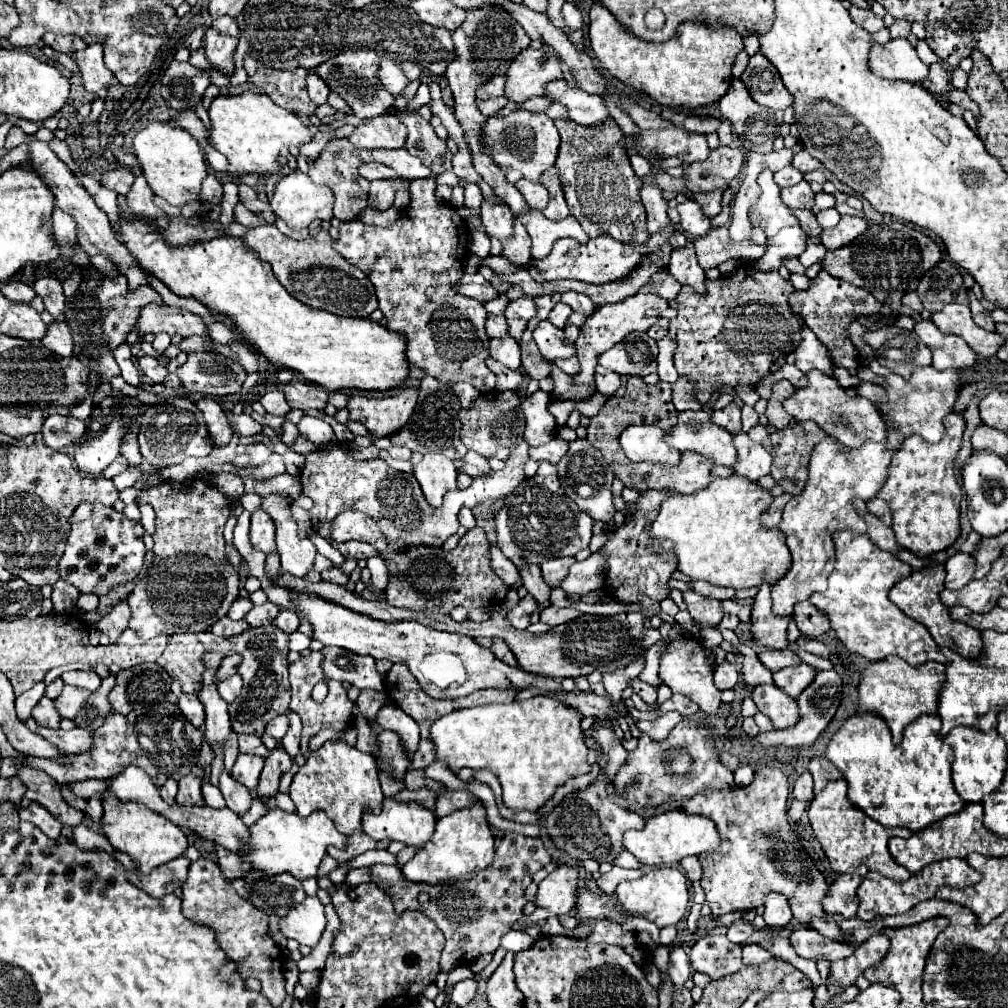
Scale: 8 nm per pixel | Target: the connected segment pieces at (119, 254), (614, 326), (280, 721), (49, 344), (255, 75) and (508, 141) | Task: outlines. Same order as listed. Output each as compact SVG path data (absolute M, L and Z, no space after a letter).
M33 140L33 142L29 142L29 148L31 148L31 154L33 154L31 166L35 166L39 176L53 190L53 194L57 198L57 208L61 208L65 214L69 214L77 222L77 242L79 242L79 246L89 256L97 256L97 254L107 256L117 266L117 270L127 276L129 290L137 290L141 286L149 286L149 274L137 264L137 260L129 254L129 250L115 238L113 228L109 226L107 214L101 208L97 208L97 204L93 202L91 194L81 186L81 182L75 178L75 174L55 156L55 152L49 148L49 144Z
M635 294L623 302L617 304L605 304L601 308L595 310L595 314L591 318L587 318L587 322L581 326L581 334L575 342L577 346L577 358L581 362L581 372L575 374L575 382L585 384L585 386L595 386L593 374L595 374L595 366L597 366L597 358L599 354L603 354L605 350L609 350L611 346L615 346L617 342L621 342L627 334L631 332L647 332L647 328L657 322L657 316L647 316L647 308L655 308L655 310L667 310L667 300L655 296L655 294Z
M281 714L281 716L275 716L275 718L267 724L267 730L265 730L265 732L269 732L271 736L275 736L277 740L281 740L281 738L285 736L287 728L289 728L289 720L287 720L285 714Z
M53 322L47 326L47 334L43 336L43 346L59 356L73 356L73 340L65 322Z
M243 58L243 66L249 74L249 82L257 84L277 106L301 116L309 116L317 110L317 106L307 96L305 68L273 70L261 62L255 62L253 58Z
M527 110L511 112L505 118L489 118L485 126L485 144L493 160L501 168L521 170L531 182L539 182L541 174L555 164L559 148L559 132L545 114L531 114Z

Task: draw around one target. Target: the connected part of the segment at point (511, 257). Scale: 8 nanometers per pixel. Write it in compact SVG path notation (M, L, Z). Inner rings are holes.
M515 218L513 222L513 236L503 242L503 250L501 256L507 258L511 264L515 266L527 266L531 260L531 238L527 234L527 230L523 228L523 224Z

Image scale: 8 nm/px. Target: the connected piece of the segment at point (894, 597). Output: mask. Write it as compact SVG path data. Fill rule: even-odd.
M931 564L925 570L913 572L909 578L901 580L899 584L895 584L895 588L889 592L889 600L903 610L907 616L911 616L913 620L921 622L923 626L927 626L927 630L931 632L933 640L943 646L943 648L951 648L951 650L959 650L959 654L963 654L965 658L975 658L975 654L979 654L979 646L983 646L979 642L979 630L963 624L963 622L955 622L949 616L949 608L939 600L941 590L945 588L945 568L941 564Z

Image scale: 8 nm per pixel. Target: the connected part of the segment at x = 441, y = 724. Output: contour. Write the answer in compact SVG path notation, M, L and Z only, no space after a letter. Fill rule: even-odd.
M533 696L529 700L513 700L507 704L485 704L477 708L455 710L439 718L431 726L431 738L435 744L437 760L447 762L453 772L461 768L471 768L471 770L487 768L499 778L507 808L515 812L519 810L537 812L539 808L545 806L547 800L553 798L555 790L563 786L569 778L587 774L591 770L587 762L589 748L583 742L583 732L579 724L581 724L581 716L575 708L557 702L551 696Z

